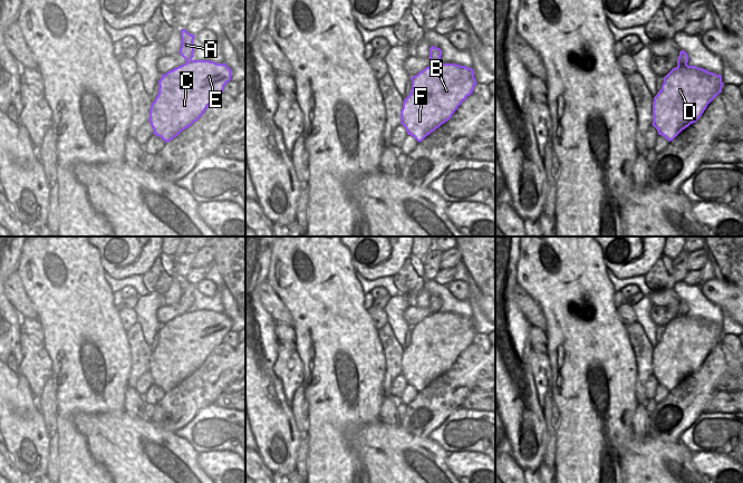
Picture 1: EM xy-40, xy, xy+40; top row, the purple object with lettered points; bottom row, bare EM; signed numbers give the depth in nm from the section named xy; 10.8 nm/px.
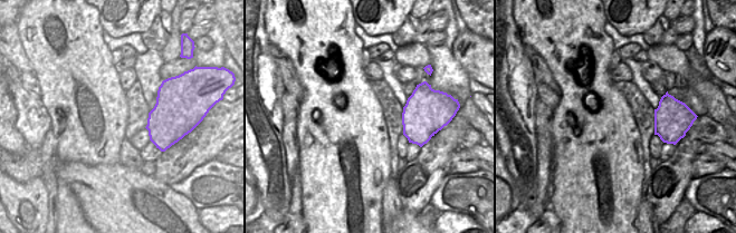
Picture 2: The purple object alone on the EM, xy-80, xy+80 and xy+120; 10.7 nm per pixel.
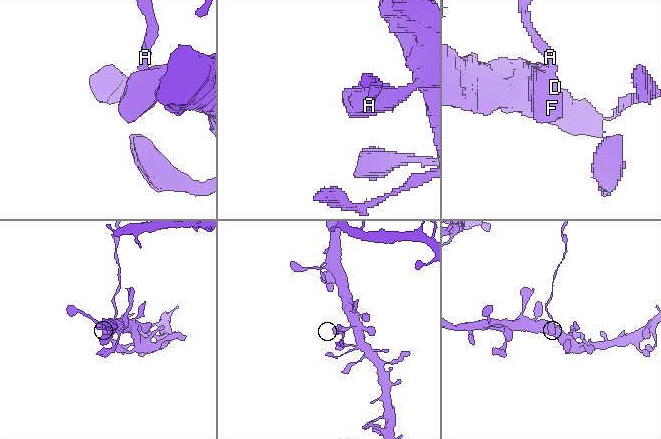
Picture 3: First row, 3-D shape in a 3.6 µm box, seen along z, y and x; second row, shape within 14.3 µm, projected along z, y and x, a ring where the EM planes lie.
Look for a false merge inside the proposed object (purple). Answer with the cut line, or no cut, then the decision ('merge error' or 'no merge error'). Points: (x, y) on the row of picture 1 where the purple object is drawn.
cut xy+40 (686, 64), (677, 66); merge error

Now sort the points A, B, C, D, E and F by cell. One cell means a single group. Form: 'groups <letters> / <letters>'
groups A / B C D E F

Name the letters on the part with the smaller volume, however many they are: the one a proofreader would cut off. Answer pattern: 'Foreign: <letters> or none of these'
Foreign: A

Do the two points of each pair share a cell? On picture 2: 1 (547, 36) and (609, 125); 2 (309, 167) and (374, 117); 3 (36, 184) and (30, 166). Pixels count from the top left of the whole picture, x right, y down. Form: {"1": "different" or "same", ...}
{"1": "same", "2": "same", "3": "different"}

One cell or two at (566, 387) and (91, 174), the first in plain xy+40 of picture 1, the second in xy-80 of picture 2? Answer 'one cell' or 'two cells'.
two cells

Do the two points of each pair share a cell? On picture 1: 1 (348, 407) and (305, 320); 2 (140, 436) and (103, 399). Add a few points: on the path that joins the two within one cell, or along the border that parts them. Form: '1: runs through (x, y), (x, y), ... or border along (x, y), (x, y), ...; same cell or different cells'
1: runs through (344, 386), (343, 358), (326, 341); same cell
2: border along (124, 409), (88, 414); different cells

